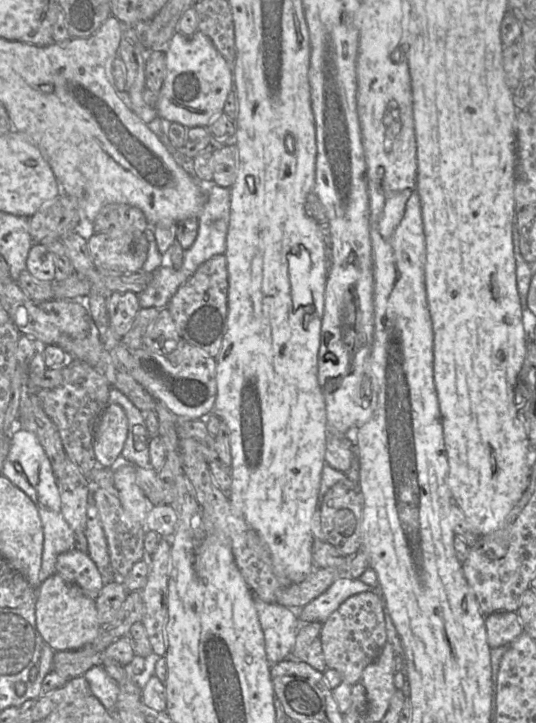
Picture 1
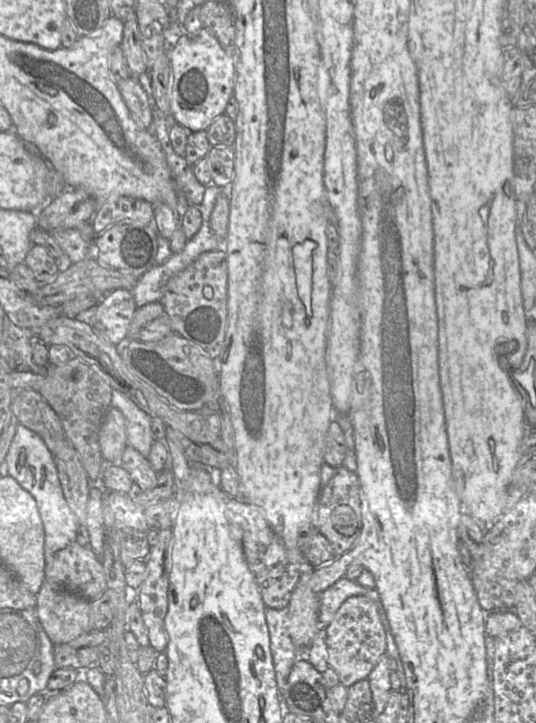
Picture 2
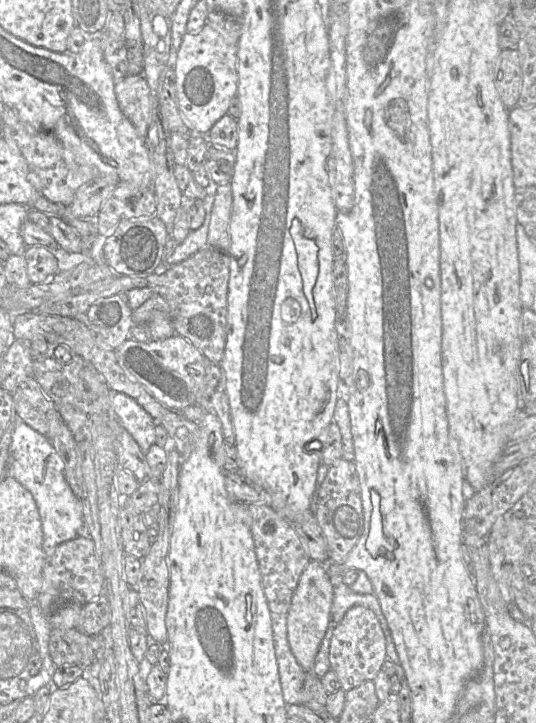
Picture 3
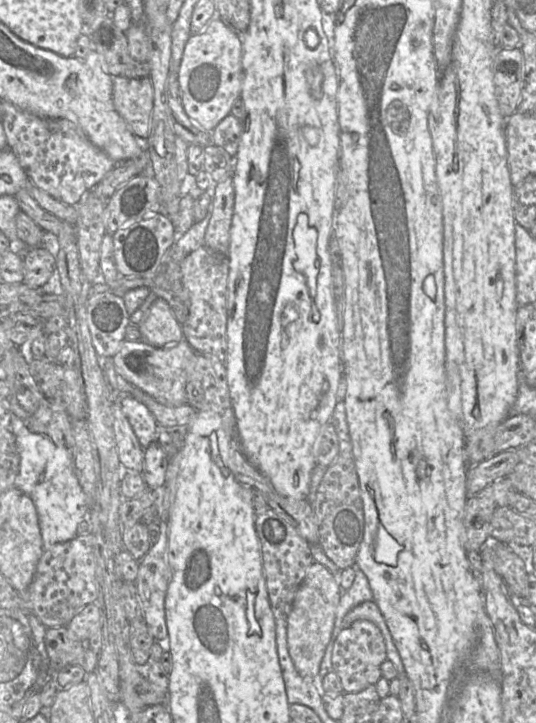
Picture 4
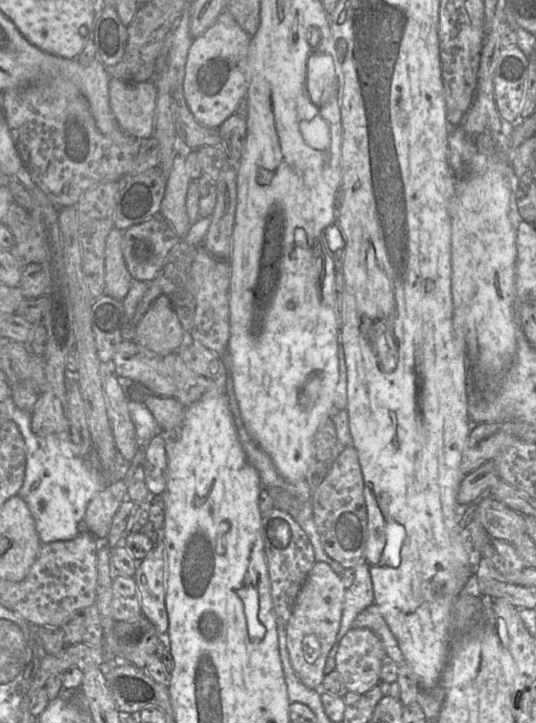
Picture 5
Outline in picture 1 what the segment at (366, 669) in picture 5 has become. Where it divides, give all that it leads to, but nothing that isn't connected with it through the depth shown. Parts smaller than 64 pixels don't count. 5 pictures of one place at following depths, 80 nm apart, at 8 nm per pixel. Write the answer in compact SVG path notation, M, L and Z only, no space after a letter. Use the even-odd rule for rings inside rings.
M378 589L344 601L323 623L319 638L327 668L338 671L342 681L349 685L359 682L363 670L378 657L387 642L383 599Z

